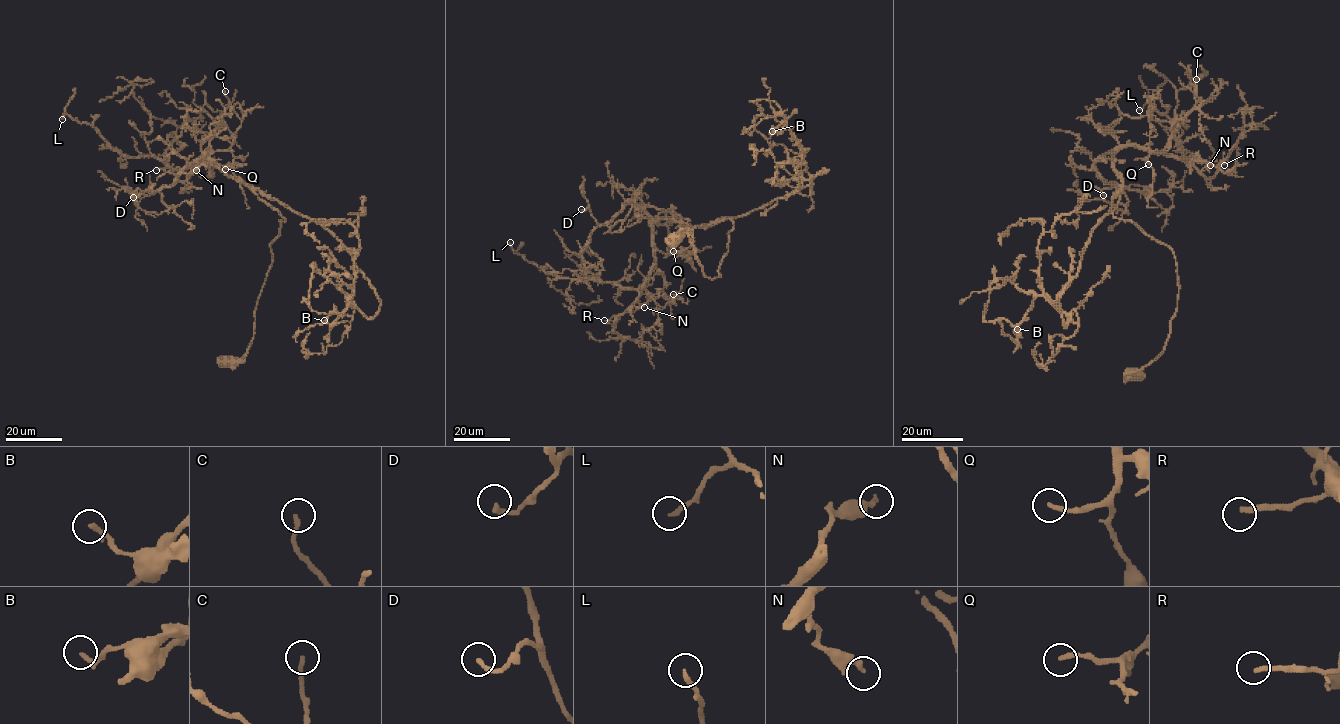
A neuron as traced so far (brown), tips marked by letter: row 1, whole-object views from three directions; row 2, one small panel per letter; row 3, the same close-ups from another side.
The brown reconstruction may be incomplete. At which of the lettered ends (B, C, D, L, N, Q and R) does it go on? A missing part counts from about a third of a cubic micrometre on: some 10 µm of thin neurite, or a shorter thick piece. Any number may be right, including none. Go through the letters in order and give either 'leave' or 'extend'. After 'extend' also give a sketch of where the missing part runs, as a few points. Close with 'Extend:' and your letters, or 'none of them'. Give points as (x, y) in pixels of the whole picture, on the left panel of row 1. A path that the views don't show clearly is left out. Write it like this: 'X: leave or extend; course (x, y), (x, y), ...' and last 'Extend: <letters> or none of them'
B: leave
C: leave
D: leave
L: leave
N: leave
Q: leave
R: extend; course (156, 170), (141, 154), (133, 134), (134, 120)
Extend: R

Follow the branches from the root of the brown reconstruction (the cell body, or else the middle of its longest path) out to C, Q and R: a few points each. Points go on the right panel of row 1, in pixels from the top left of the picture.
C: (1138, 376), (1164, 349), (1177, 268), (1169, 247), (1113, 216), (1114, 155), (1162, 150), (1202, 102), (1196, 79)
Q: (1138, 376), (1164, 349), (1178, 296), (1173, 250), (1112, 214), (1114, 155), (1151, 144), (1148, 164)
R: (1138, 376), (1164, 349), (1177, 268), (1169, 247), (1113, 216), (1114, 155), (1164, 151), (1207, 178), (1224, 165)

